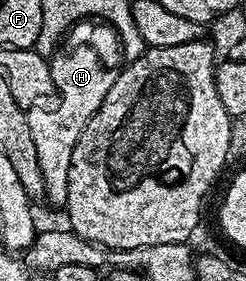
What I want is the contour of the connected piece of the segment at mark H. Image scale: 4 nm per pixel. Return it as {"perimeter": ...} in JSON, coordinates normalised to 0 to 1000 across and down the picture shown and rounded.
{"perimeter":[[[354,160],[309,174],[260,171],[203,206],[207,263],[224,299],[224,331],[240,363],[224,388],[130,381],[110,391],[118,466],[134,477],[134,509],[150,509],[150,569],[167,580],[167,626],[183,637],[183,701],[240,737],[268,733],[280,680],[280,580],[297,566],[297,523],[362,423],[411,381],[443,310],[459,310],[467,260]]]}

